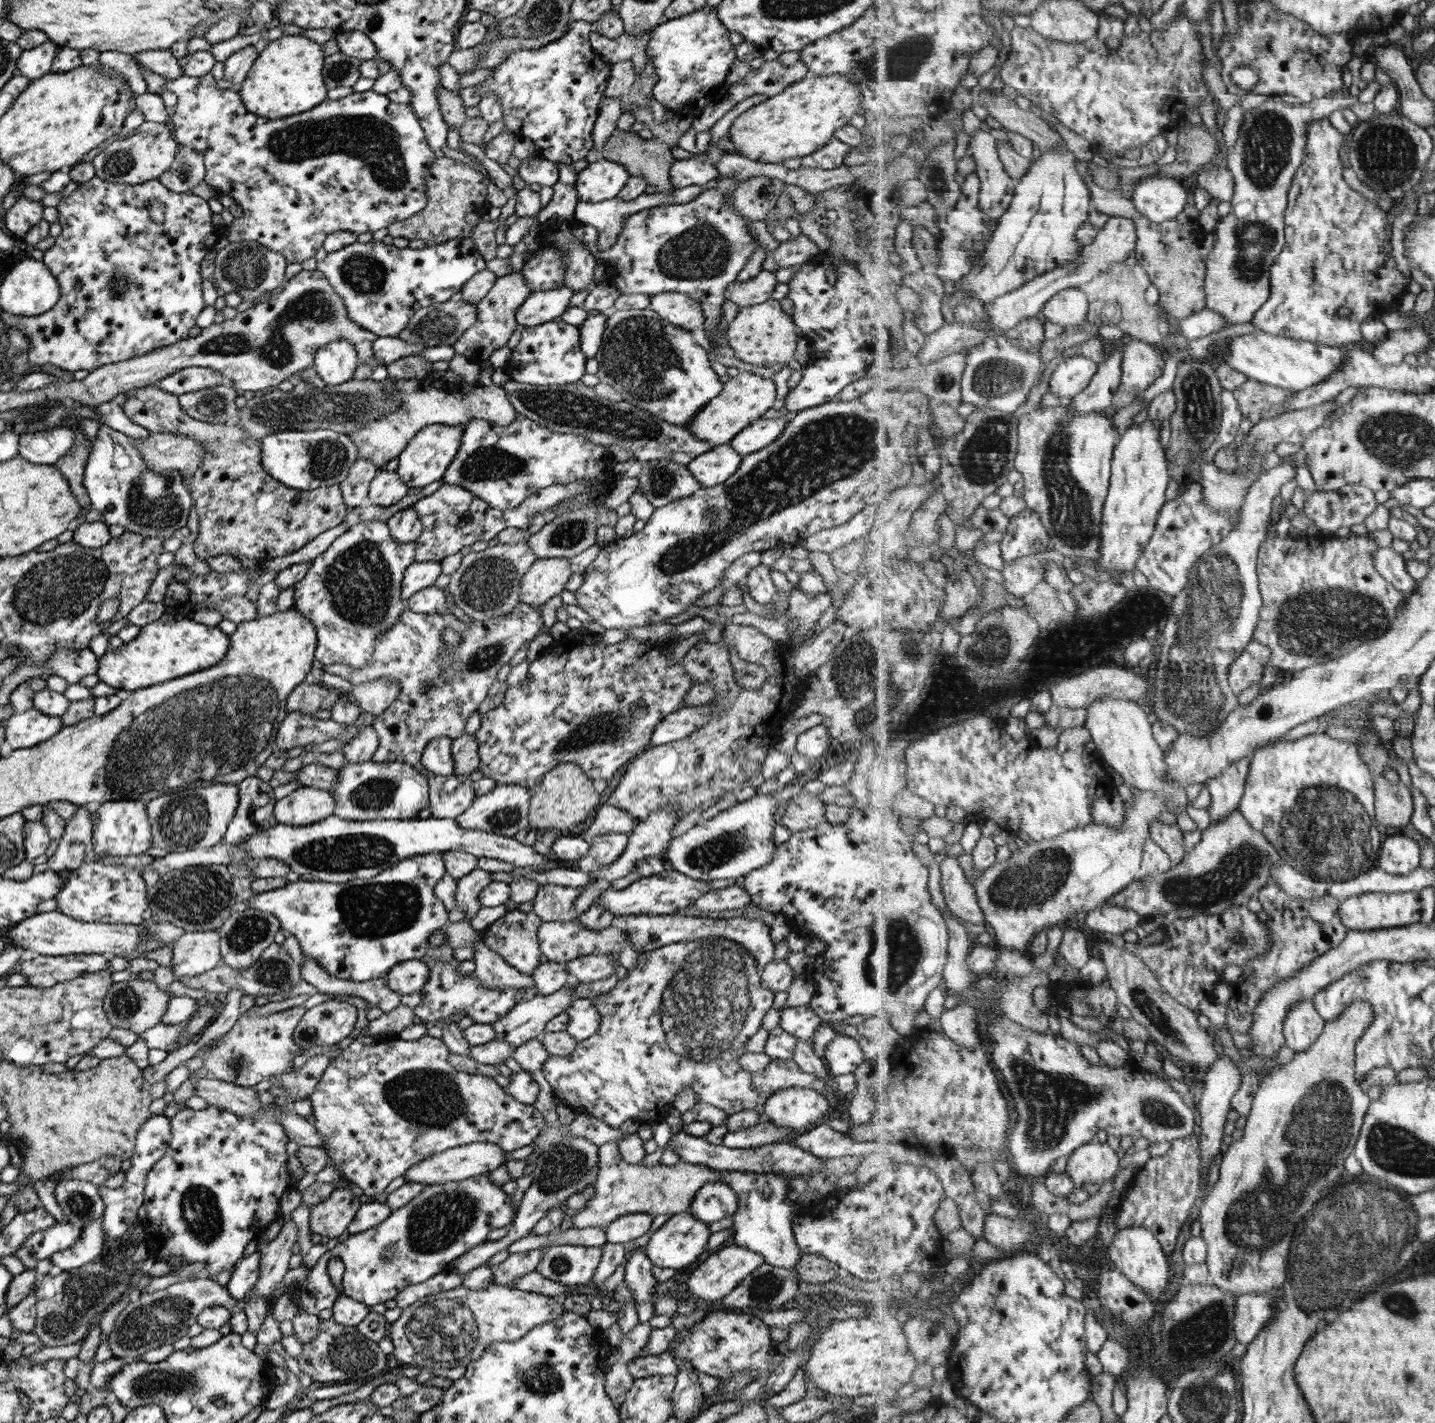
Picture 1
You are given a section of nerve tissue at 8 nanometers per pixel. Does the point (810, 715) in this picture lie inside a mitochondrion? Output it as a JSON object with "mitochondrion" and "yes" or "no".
{"mitochondrion":"no"}

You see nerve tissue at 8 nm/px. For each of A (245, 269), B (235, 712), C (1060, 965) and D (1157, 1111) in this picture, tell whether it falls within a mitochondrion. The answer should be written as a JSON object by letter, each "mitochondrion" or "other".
{"A":"mitochondrion","B":"mitochondrion","C":"other","D":"mitochondrion"}

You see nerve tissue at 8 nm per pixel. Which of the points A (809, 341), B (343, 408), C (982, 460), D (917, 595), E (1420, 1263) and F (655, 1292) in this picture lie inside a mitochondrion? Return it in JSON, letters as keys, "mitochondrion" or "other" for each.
{"A":"other","B":"mitochondrion","C":"mitochondrion","D":"other","E":"mitochondrion","F":"other"}

